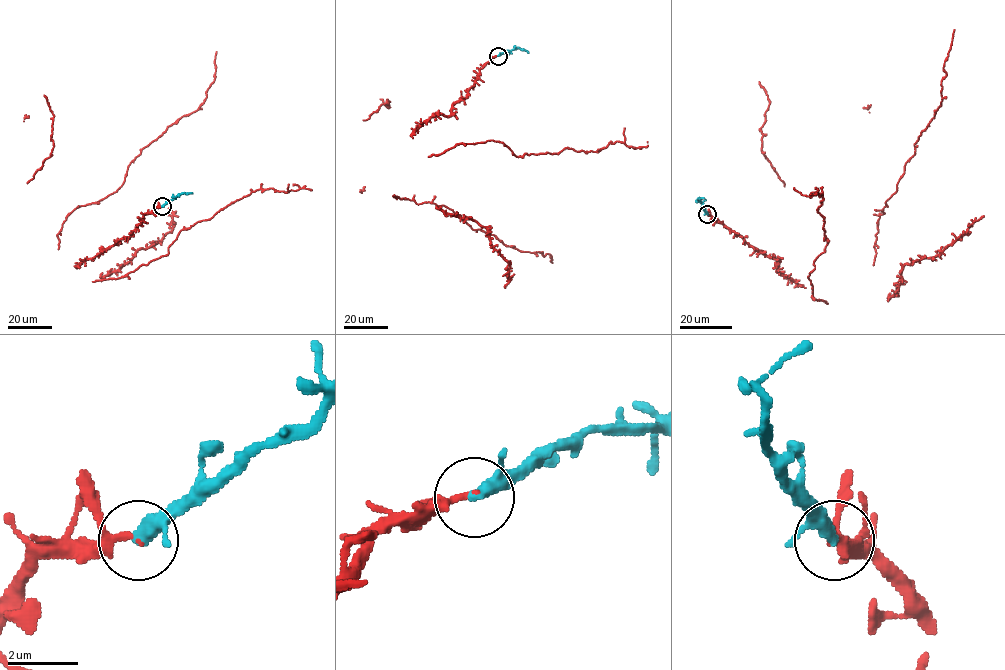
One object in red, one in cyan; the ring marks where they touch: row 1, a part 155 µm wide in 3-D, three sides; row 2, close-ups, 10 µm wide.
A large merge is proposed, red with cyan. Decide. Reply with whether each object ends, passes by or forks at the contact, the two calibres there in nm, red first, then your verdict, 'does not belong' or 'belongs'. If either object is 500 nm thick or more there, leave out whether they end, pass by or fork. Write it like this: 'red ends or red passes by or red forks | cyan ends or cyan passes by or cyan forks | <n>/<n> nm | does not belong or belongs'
red passes by | cyan passes by | 120/300 nm | belongs

